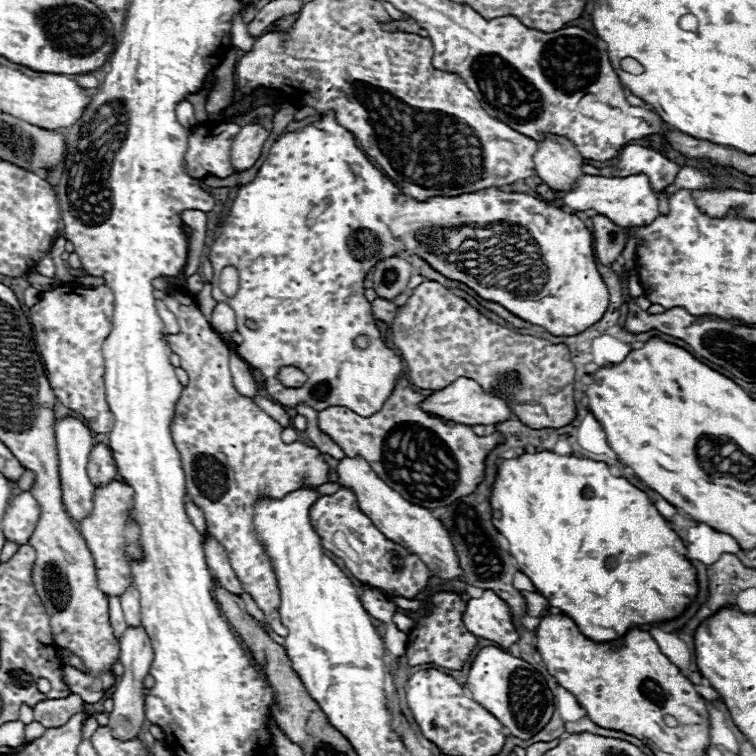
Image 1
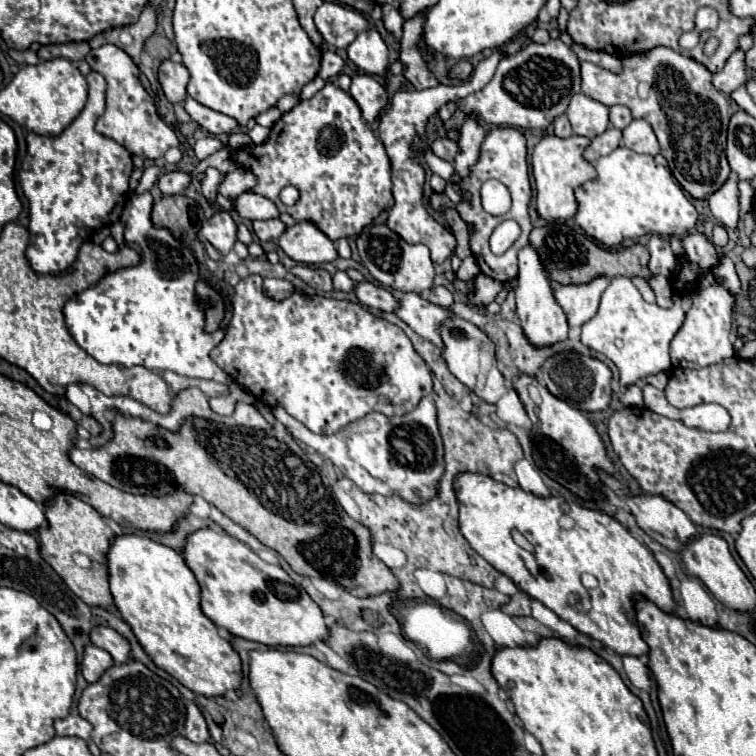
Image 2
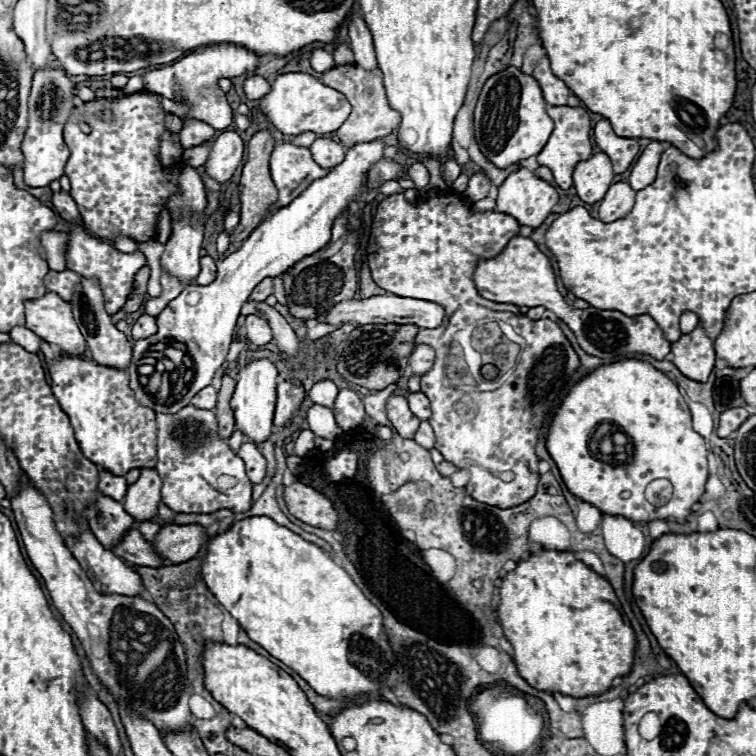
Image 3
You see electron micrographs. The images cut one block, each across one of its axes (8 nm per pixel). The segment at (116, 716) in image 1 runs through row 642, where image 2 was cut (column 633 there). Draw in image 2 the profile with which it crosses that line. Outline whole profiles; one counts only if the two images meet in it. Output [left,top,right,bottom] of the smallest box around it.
[622,120,660,156]

